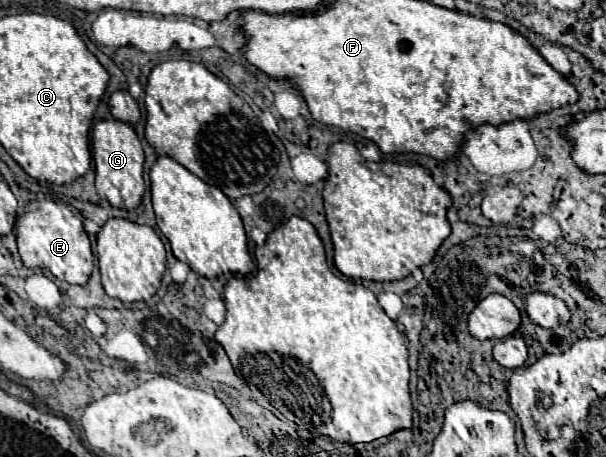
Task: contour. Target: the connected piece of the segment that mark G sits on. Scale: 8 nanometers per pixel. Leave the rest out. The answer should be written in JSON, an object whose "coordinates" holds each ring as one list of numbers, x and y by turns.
{"coordinates":[[100,120,92,128,92,152,96,166,96,190,100,198,106,198,112,206,134,210,144,194,144,152,134,128,122,120]]}

